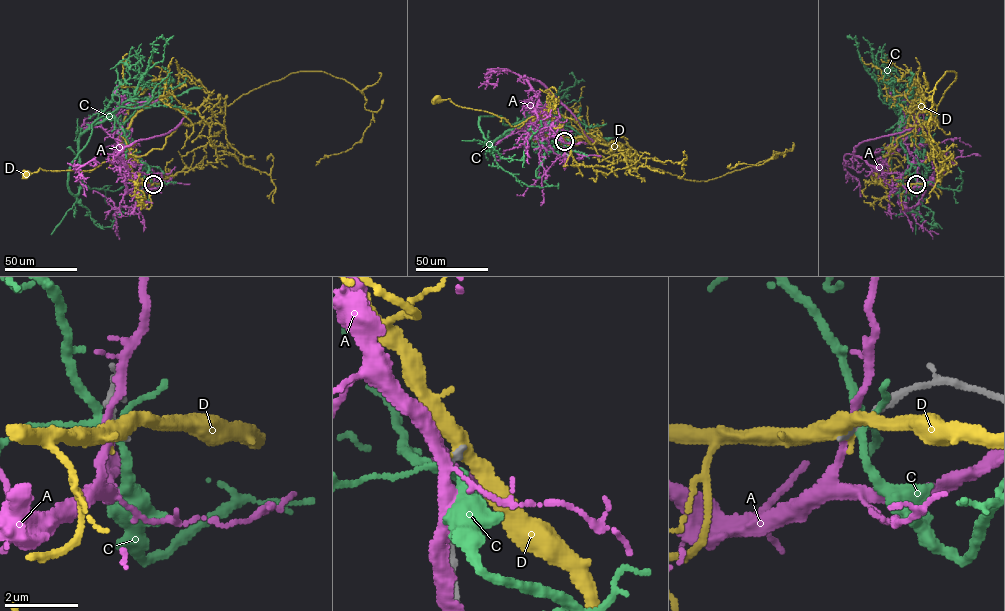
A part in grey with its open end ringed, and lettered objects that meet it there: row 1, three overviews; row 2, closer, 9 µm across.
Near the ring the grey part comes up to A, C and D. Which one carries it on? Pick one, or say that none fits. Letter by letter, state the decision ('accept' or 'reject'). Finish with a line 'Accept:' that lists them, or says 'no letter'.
A: reject
C: reject
D: reject
Accept: no letter

